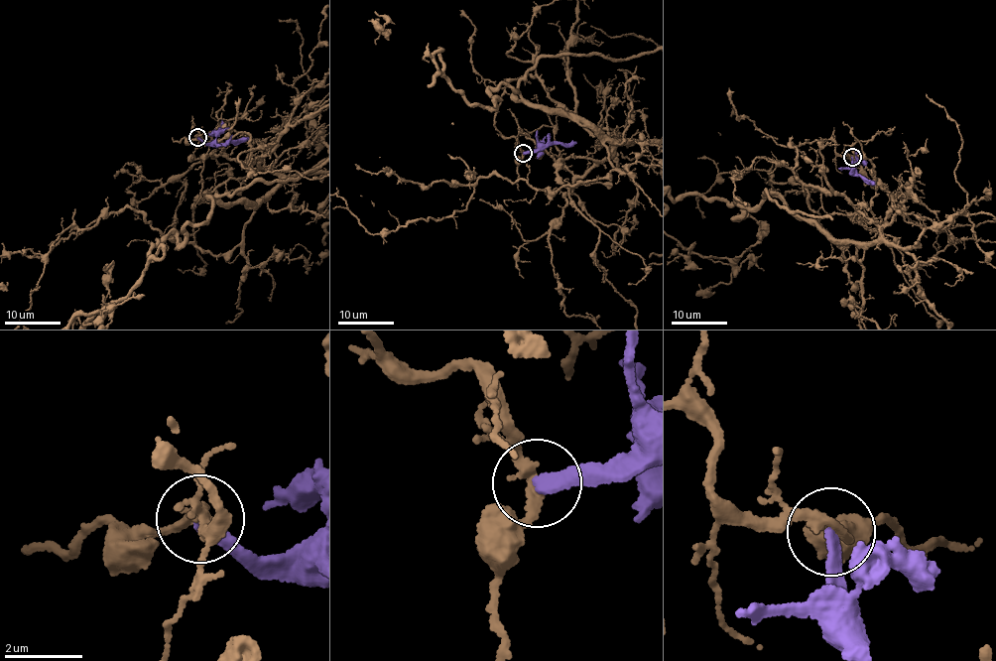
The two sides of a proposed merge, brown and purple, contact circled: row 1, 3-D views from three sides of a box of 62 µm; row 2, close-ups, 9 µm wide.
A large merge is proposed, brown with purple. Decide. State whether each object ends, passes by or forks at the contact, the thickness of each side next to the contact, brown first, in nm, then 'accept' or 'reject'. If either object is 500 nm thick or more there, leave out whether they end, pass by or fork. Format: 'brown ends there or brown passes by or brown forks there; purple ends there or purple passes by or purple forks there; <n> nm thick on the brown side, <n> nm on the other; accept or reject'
brown passes by; purple ends there; 240 nm thick on the brown side, 320 nm on the other; reject

